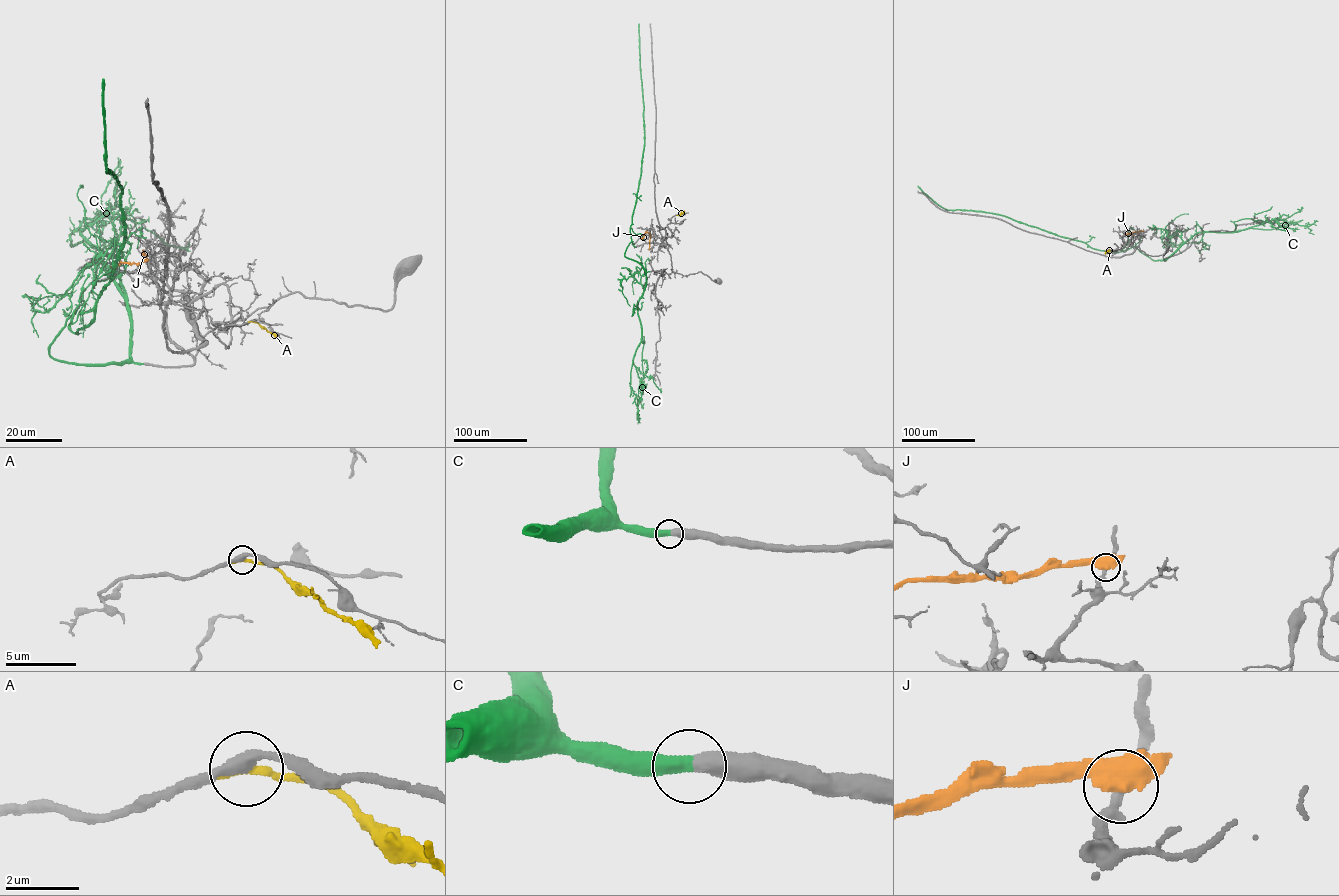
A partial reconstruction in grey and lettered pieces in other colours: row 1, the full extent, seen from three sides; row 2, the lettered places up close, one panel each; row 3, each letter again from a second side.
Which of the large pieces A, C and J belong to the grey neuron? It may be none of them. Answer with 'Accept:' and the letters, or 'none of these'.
Accept: C

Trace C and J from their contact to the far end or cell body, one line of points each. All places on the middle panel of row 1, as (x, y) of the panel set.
C: (649, 271), (625, 256), (631, 241), (630, 227), (644, 142), (639, 24)
J: (649, 249), (650, 234), (646, 231), (641, 239)

